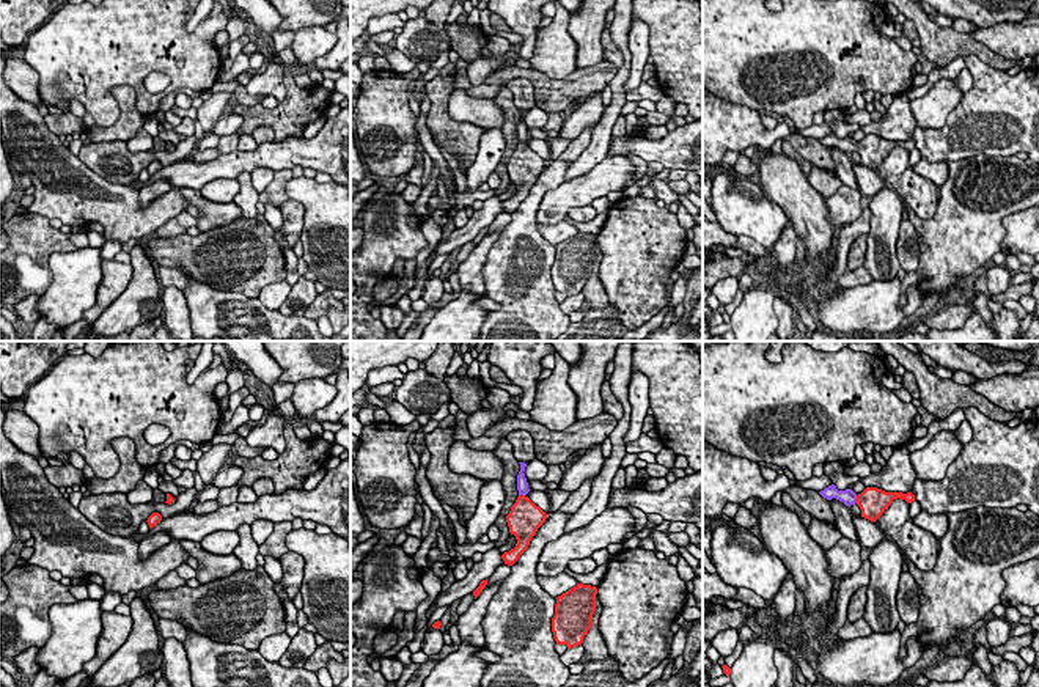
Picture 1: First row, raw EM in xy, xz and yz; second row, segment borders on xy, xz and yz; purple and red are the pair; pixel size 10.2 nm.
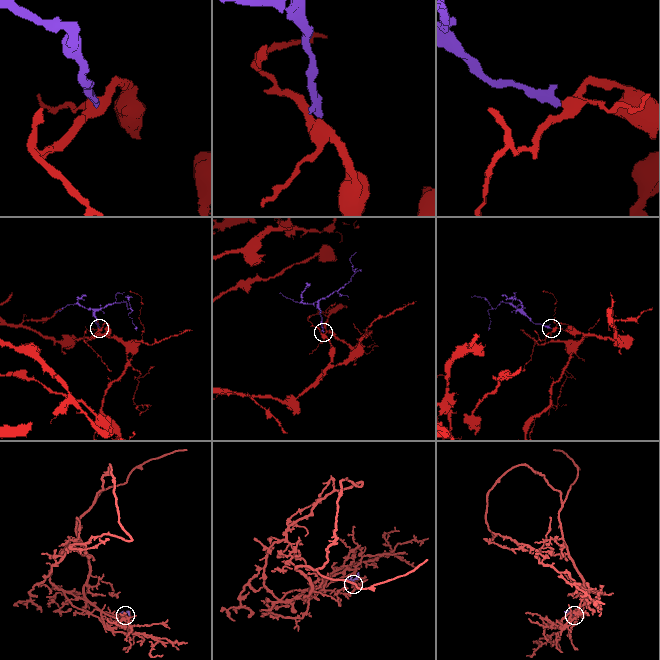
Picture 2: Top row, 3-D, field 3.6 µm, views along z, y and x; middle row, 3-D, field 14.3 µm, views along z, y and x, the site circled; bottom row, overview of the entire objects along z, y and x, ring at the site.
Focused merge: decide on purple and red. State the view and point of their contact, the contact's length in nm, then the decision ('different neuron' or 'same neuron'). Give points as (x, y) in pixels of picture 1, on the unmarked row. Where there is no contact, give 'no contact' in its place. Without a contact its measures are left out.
yz (855, 146) | 80 nm | same neuron

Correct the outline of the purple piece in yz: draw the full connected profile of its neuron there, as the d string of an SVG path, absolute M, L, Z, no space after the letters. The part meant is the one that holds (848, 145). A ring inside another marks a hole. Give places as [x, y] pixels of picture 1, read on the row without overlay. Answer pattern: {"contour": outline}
{"contour": "M832 132L819 141L827 148L836 146L846 154L857 151L861 157L861 165L871 170L876 170L896 146L905 148L907 151L915 149L915 143L912 140L885 140L877 135L866 135L857 143L852 137L838 138L836 134Z"}

